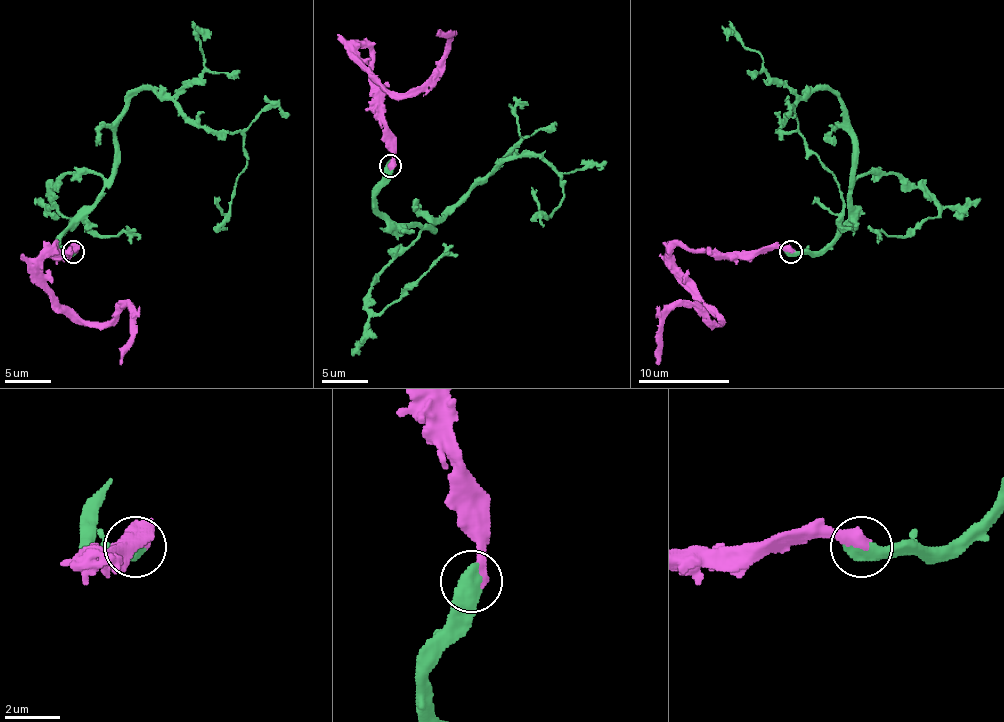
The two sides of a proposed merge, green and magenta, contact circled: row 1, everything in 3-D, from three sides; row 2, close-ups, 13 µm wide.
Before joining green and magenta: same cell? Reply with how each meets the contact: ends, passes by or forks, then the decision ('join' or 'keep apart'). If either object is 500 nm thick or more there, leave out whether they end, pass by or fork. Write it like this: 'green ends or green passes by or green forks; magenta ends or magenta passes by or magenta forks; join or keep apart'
join

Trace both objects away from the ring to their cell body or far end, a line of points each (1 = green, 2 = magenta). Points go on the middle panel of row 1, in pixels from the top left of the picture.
1: (391, 165), (375, 206), (397, 224), (432, 228), (507, 158), (539, 155), (564, 199), (548, 217), (532, 187)
2: (391, 165), (381, 85), (370, 51), (356, 51), (391, 92), (413, 94), (438, 67), (447, 37), (436, 35)

